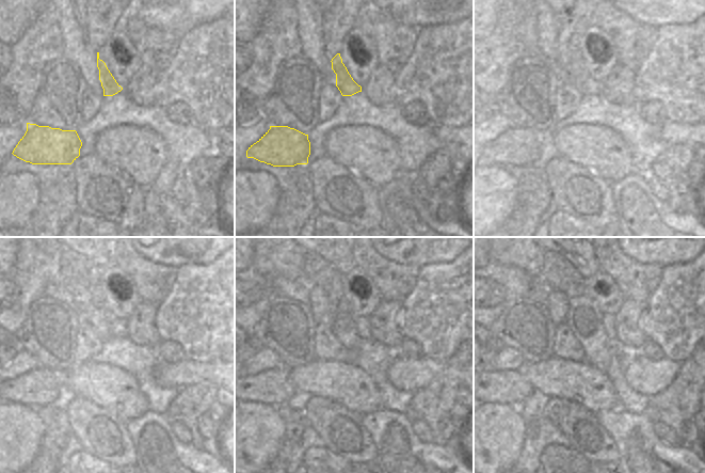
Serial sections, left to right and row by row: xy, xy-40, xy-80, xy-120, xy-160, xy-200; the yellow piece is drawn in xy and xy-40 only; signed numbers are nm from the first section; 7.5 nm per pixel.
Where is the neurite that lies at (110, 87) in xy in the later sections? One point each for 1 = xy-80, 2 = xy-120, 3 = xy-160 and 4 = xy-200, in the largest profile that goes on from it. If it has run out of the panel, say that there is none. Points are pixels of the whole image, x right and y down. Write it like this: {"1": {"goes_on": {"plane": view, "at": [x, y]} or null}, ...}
{"1": {"goes_on": {"plane": "xy-80", "at": [576, 74]}}, "2": {"goes_on": {"plane": "xy-120", "at": [116, 326]}}, "3": {"goes_on": {"plane": "xy-160", "at": [316, 270]}}, "4": {"goes_on": {"plane": "xy-200", "at": [557, 272]}}}

